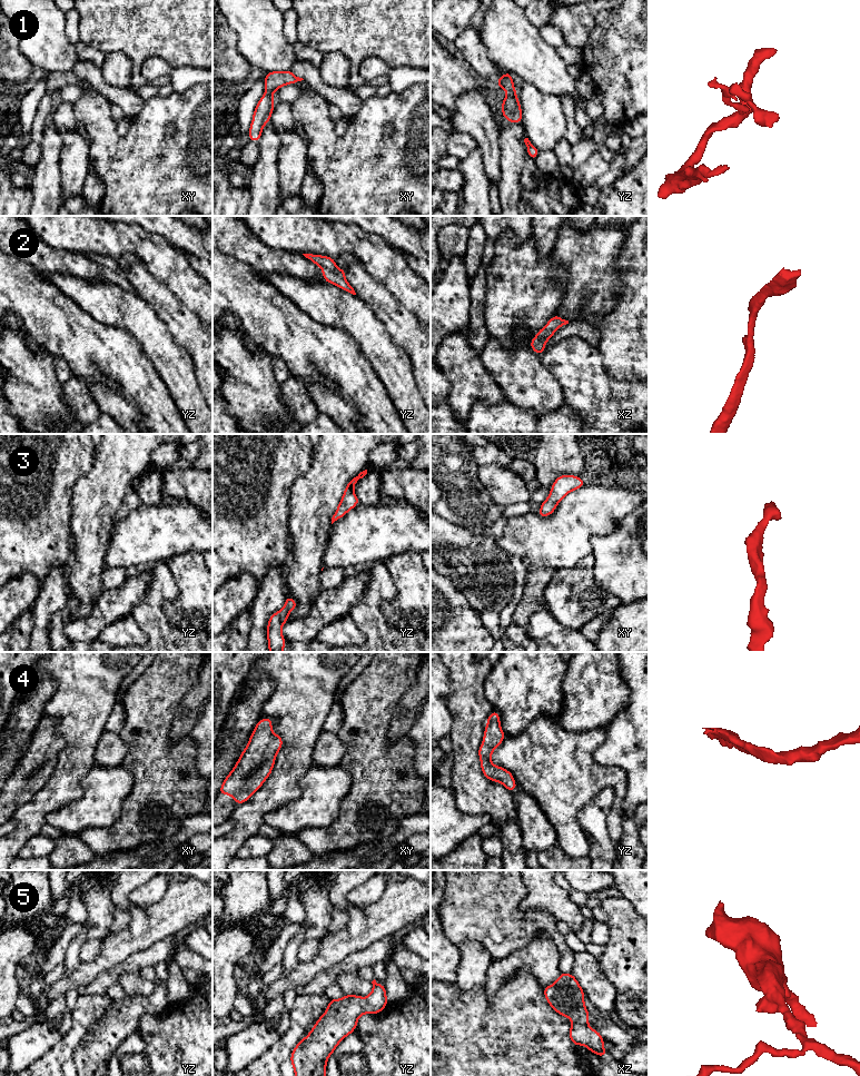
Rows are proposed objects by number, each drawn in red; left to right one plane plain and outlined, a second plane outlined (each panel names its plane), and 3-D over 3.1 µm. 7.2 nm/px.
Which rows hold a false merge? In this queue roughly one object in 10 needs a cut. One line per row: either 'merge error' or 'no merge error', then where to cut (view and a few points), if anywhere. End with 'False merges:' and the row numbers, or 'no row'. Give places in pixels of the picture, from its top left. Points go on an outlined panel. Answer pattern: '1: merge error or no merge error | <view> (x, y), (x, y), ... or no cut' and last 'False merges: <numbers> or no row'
1: no merge error | no cut
2: no merge error | no cut
3: no merge error | no cut
4: no merge error | no cut
5: no merge error | no cut
False merges: no row

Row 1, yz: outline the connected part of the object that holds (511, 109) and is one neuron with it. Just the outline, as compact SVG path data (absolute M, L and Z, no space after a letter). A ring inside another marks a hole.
M511 72L504 73L495 85L502 87L507 93L502 101L502 115L508 122L522 122L522 108L517 99L517 93L513 83Z

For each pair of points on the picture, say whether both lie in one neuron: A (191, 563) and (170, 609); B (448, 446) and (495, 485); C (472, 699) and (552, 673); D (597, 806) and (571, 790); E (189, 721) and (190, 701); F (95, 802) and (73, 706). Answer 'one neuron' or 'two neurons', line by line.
A: one neuron
B: two neurons
C: two neurons
D: two neurons
E: one neuron
F: two neurons

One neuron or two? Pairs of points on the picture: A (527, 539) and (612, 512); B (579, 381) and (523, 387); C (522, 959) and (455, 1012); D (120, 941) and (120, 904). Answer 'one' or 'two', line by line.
A: one
B: two
C: two
D: two

